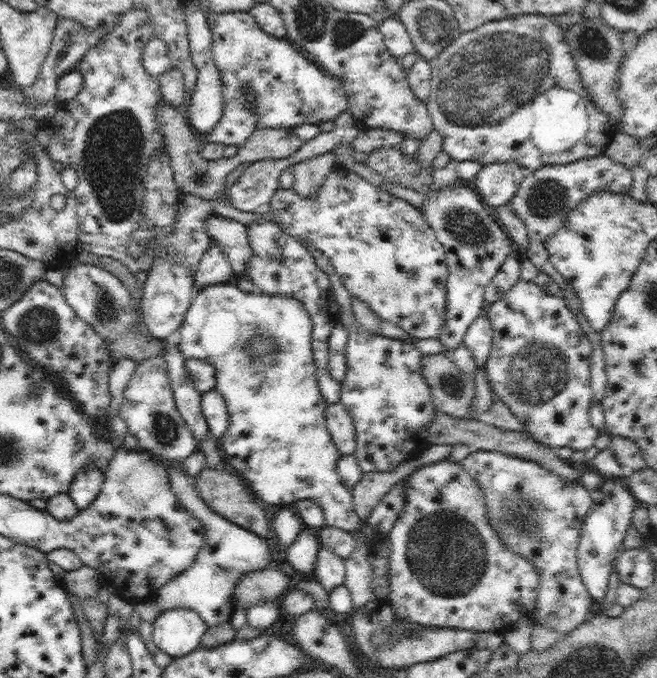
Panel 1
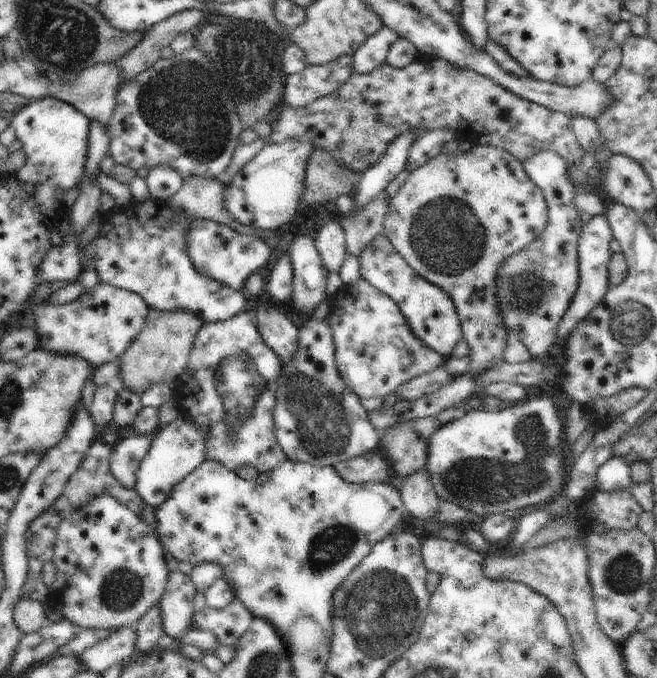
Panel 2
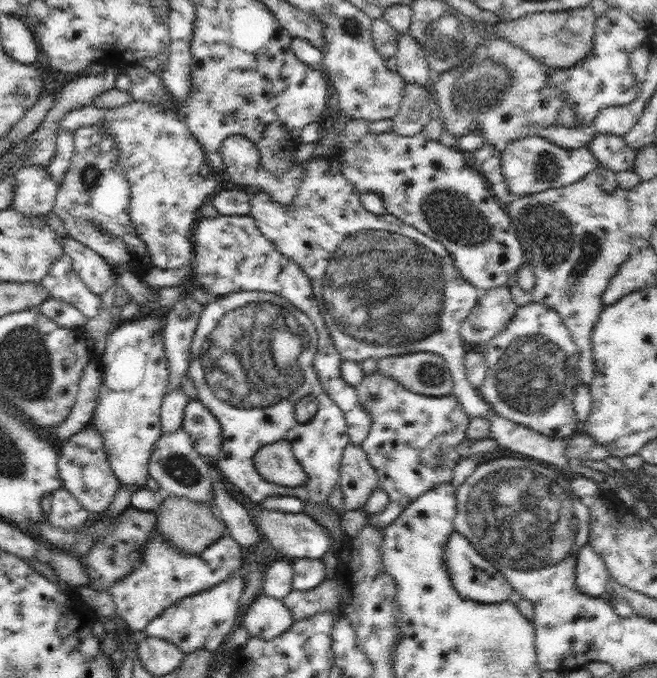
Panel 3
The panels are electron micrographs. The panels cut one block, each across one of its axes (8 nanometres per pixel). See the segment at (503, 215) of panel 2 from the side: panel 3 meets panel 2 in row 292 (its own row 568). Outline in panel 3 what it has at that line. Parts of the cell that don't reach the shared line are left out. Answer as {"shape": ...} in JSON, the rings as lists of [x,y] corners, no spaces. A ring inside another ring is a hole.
{"shape":[[[453,529],[444,551],[445,565],[452,584],[462,598],[479,603],[501,603],[509,600],[513,588],[509,580],[486,557],[482,557],[462,534]]]}

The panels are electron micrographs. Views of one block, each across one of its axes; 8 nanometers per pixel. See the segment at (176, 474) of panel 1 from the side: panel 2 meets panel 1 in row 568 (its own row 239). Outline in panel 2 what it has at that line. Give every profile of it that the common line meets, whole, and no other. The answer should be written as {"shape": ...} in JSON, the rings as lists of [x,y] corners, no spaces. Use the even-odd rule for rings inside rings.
{"shape":[[[192,219],[187,228],[186,250],[194,268],[208,278],[220,281],[235,291],[242,290],[246,280],[255,272],[264,272],[270,258],[271,246],[254,235],[243,235],[233,228],[210,219]]]}

